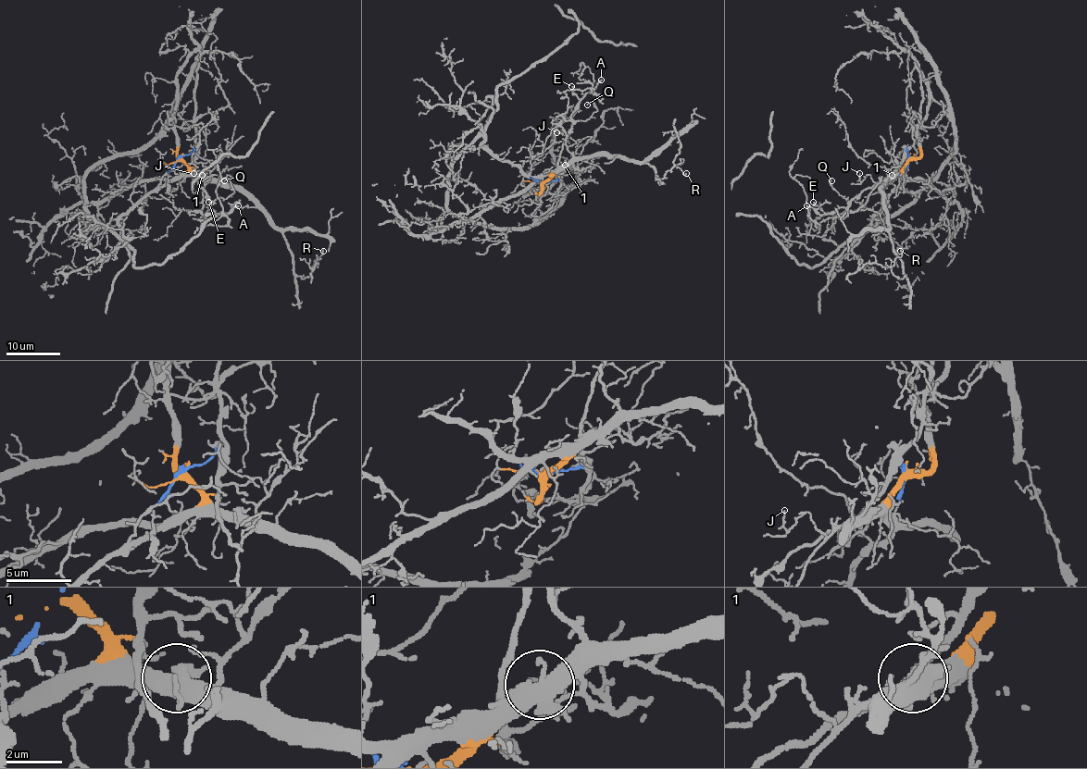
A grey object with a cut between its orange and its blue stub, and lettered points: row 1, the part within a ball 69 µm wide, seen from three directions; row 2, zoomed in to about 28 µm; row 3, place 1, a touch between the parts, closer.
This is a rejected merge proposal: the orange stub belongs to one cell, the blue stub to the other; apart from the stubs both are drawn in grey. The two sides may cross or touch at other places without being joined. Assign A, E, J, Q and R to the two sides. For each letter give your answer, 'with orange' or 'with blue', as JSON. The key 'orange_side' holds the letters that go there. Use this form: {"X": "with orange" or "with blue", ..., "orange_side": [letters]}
{"A": "with blue", "E": "with blue", "J": "with orange", "Q": "with blue", "R": "with orange", "orange_side": ["J", "R"]}

